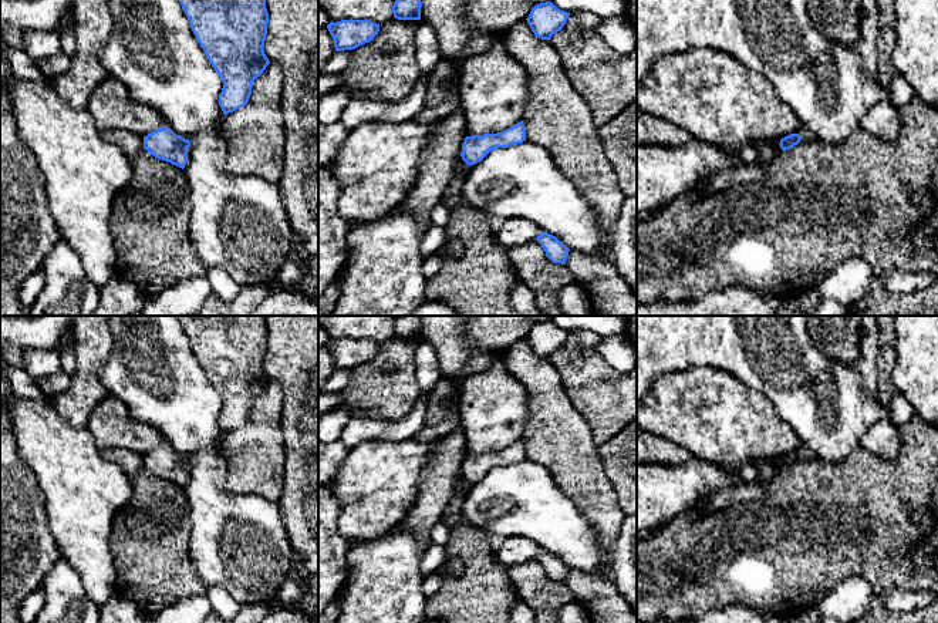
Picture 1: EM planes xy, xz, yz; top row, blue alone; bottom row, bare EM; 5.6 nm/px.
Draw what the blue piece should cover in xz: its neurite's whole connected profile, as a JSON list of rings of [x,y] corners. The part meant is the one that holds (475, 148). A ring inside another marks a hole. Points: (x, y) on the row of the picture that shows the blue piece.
[[[523,121],[497,132],[466,137],[462,144],[462,159],[470,166],[480,162],[490,151],[496,148],[509,148],[526,141],[526,127]]]

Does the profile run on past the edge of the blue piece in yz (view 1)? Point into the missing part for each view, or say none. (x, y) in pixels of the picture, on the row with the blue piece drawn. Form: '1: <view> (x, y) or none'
1: none

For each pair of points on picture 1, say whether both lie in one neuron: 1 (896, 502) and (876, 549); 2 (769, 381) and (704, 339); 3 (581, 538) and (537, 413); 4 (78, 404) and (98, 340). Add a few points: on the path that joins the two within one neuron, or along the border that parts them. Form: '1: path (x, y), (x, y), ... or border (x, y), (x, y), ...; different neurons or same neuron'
1: path (884, 514), (877, 521), (876, 538); same neuron
2: path (753, 366), (726, 339), (719, 339); same neuron
3: border (545, 468), (573, 501), (586, 521); different neurons
4: path (84, 389), (90, 356); same neuron

